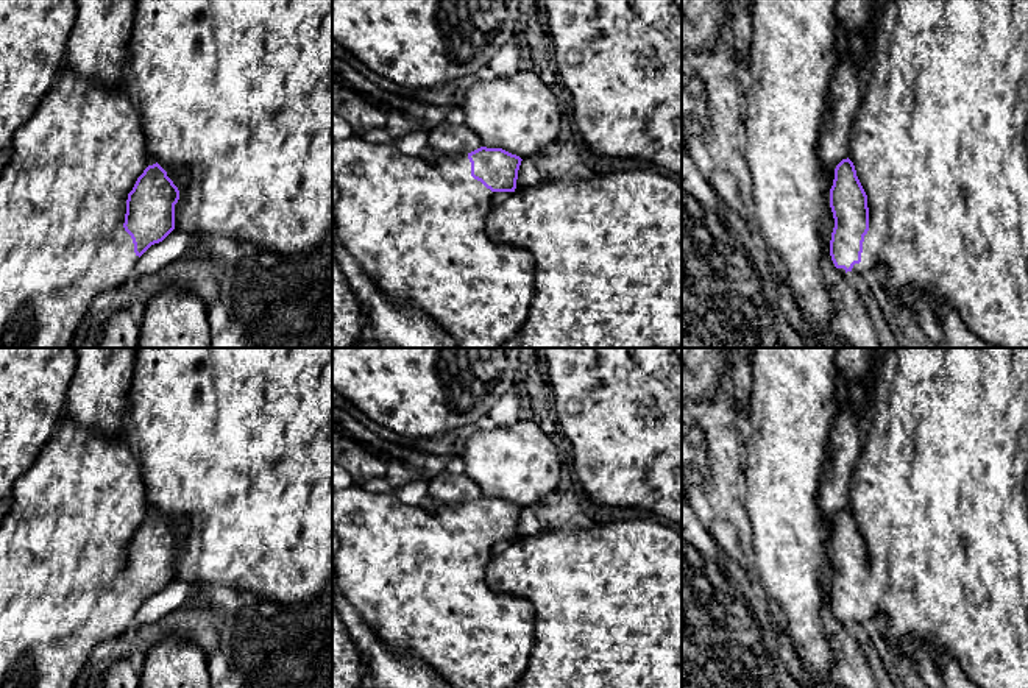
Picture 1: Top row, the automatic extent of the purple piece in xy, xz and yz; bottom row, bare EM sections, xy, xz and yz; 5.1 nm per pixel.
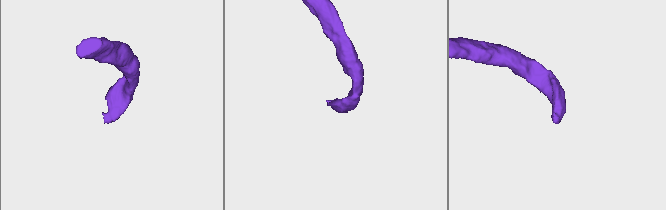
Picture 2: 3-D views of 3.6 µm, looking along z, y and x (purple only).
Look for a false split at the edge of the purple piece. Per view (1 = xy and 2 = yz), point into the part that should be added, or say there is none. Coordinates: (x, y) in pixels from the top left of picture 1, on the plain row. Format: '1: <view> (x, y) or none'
1: xy (63, 546)
2: yz (939, 495)

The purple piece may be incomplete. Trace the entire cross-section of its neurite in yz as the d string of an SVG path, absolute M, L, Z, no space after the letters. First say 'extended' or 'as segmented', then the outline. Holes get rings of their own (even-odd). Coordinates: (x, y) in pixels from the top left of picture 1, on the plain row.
extended; M884 348L881 353L877 379L870 393L869 423L861 445L858 463L850 482L850 505L835 518L830 538L830 557L835 577L830 590L830 605L835 616L844 624L856 621L861 626L881 615L884 619L884 637L889 644L902 654L914 658L911 640L916 638L934 661L941 652L947 652L961 666L962 672L980 688L1028 688L1028 348Z

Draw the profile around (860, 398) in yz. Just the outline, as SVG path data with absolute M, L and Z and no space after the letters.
M853 382L850 385L850 406L852 410L858 415L858 418L864 423L869 423L869 410L870 410L870 393L861 382Z

